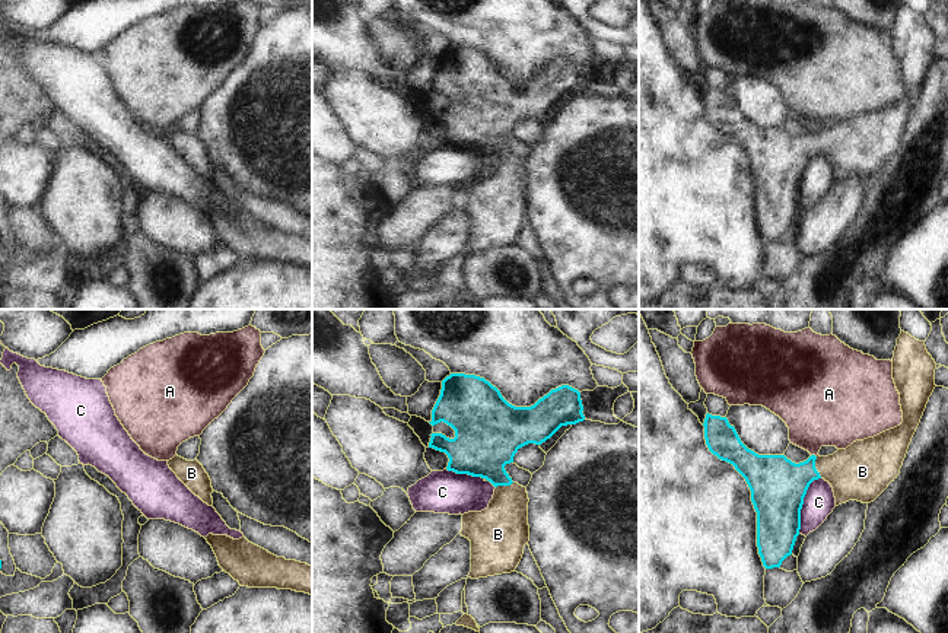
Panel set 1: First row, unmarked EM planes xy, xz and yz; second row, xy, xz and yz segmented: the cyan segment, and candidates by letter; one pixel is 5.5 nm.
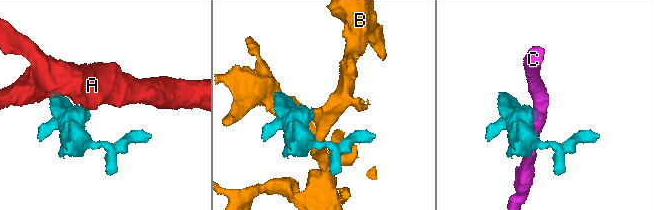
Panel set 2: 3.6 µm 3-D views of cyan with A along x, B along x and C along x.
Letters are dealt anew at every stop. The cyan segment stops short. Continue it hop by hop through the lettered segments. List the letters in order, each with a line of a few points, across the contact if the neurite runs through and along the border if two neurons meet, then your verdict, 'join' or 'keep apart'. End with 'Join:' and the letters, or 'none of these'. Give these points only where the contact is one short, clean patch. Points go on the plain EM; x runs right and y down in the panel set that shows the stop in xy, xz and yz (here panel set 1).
A: line yz (811, 127), (816, 130); keep apart
B: line yz (778, 159), (794, 153), (814, 140), (858, 146); join
C: keep apart
Join: B

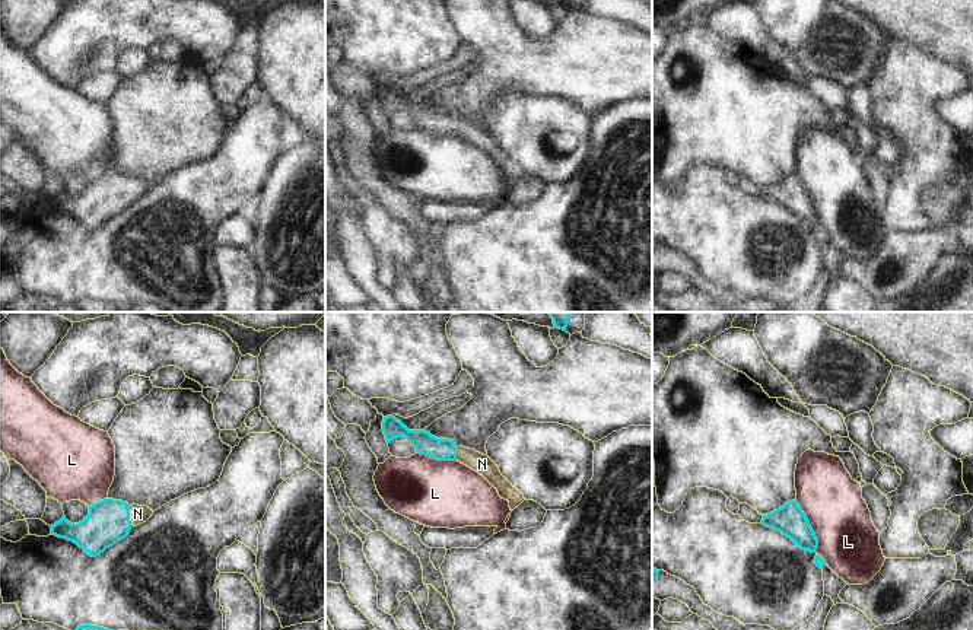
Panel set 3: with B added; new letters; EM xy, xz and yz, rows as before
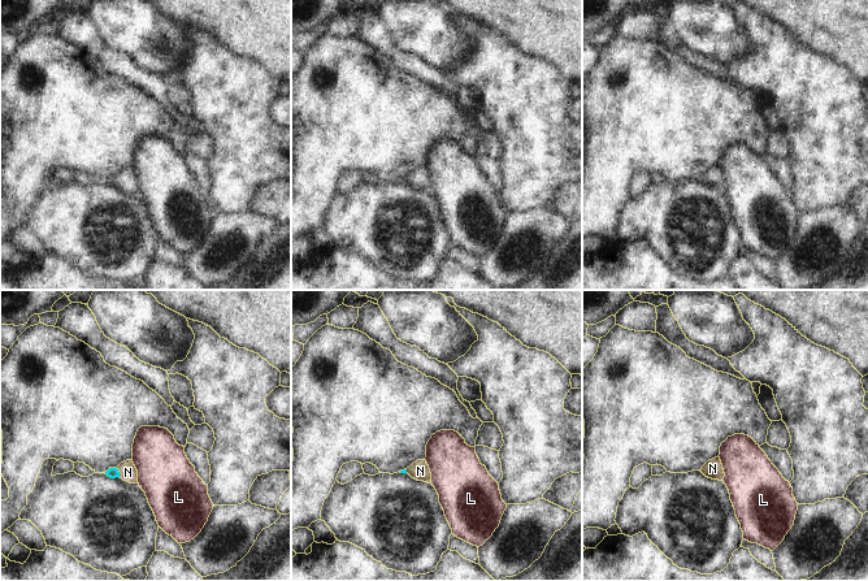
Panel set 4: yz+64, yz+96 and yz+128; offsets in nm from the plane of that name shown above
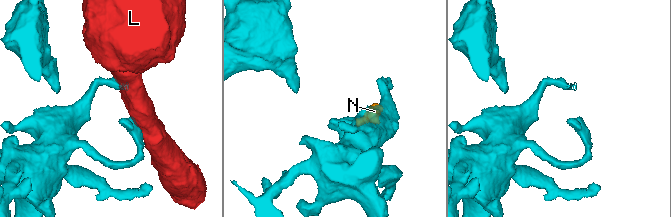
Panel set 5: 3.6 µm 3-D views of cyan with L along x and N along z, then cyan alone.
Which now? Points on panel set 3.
L: line yz (795, 174), (817, 213), (816, 225), (826, 236); keep apart
N: line xy (108, 194), (117, 190), (129, 190), (137, 187); join
Join: N

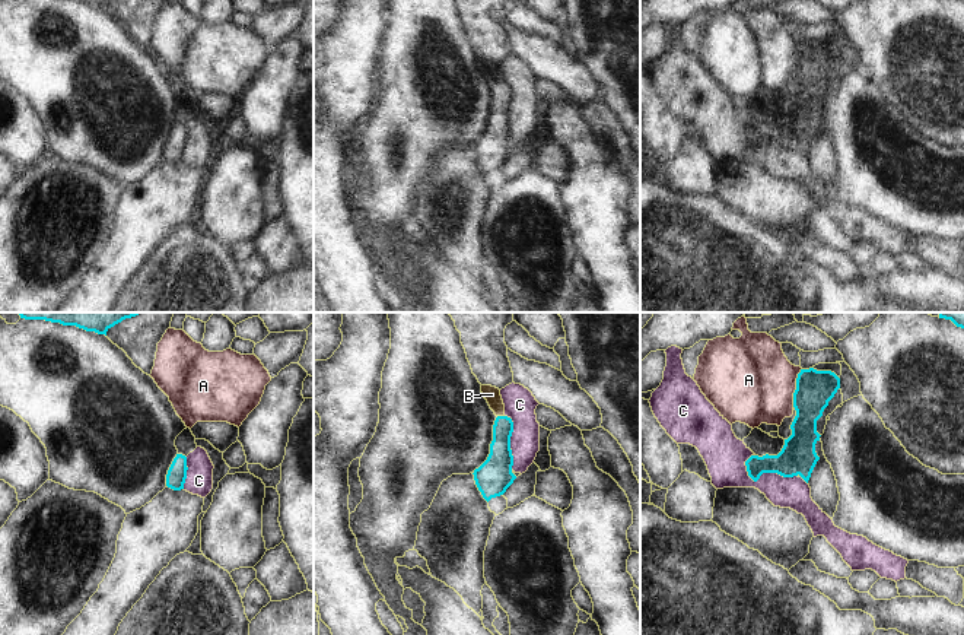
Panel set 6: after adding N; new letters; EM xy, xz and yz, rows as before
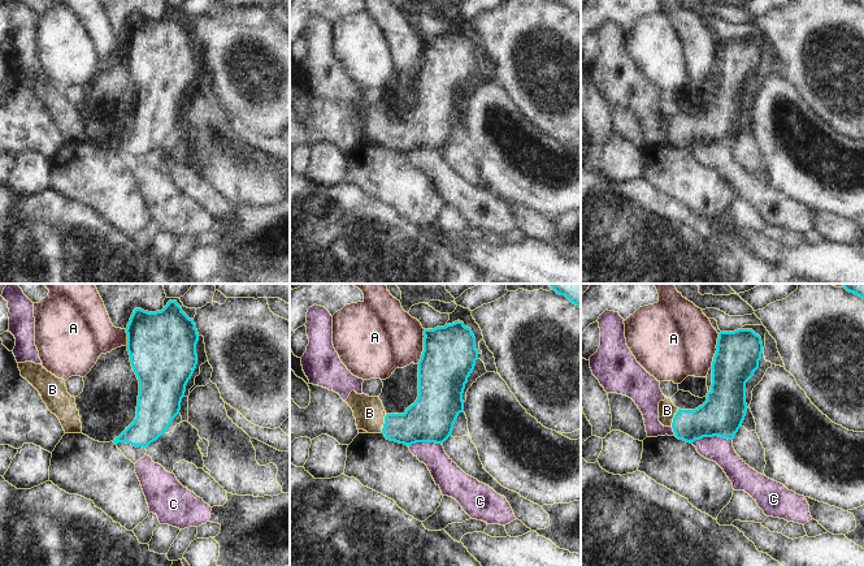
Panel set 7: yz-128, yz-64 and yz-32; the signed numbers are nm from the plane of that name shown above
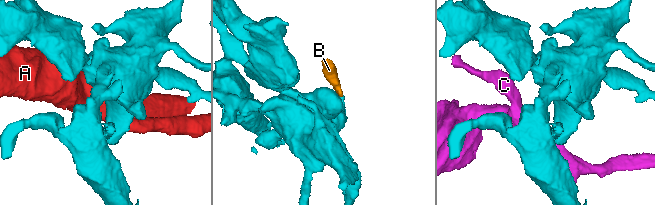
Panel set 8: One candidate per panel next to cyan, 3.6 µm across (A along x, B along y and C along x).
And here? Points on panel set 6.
A: line yz (801, 41), (797, 50), (792, 79); keep apart
B: line xz (500, 133), (500, 89), (492, 67); join
C: line yz (744, 135), (747, 146), (754, 154), (763, 146), (797, 149); keep apart
Join: B

